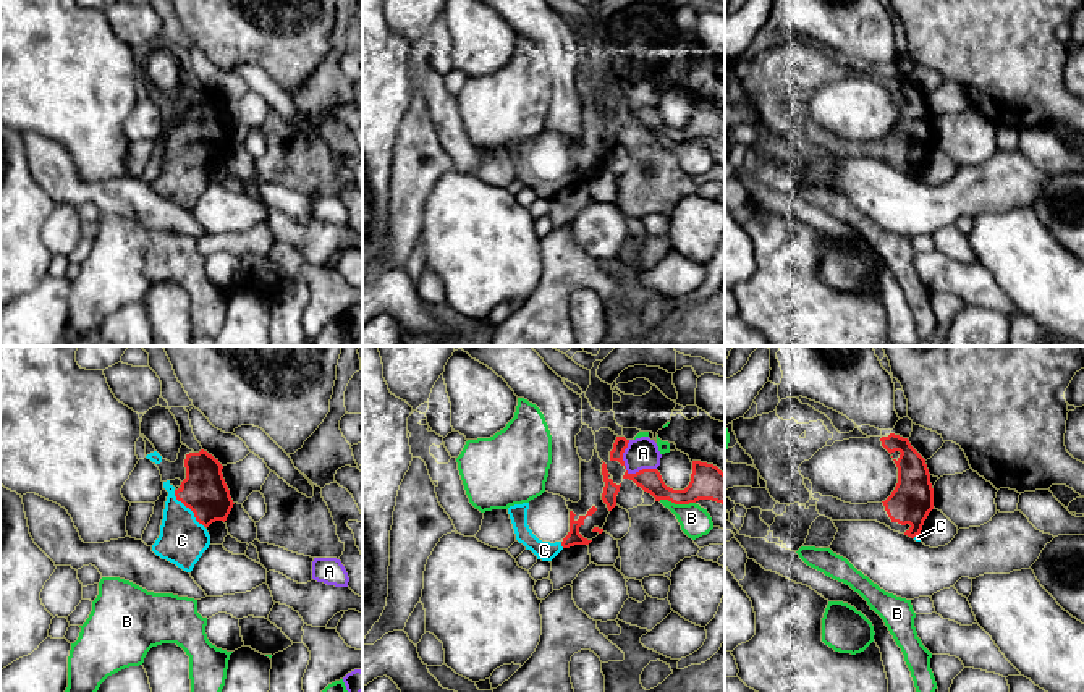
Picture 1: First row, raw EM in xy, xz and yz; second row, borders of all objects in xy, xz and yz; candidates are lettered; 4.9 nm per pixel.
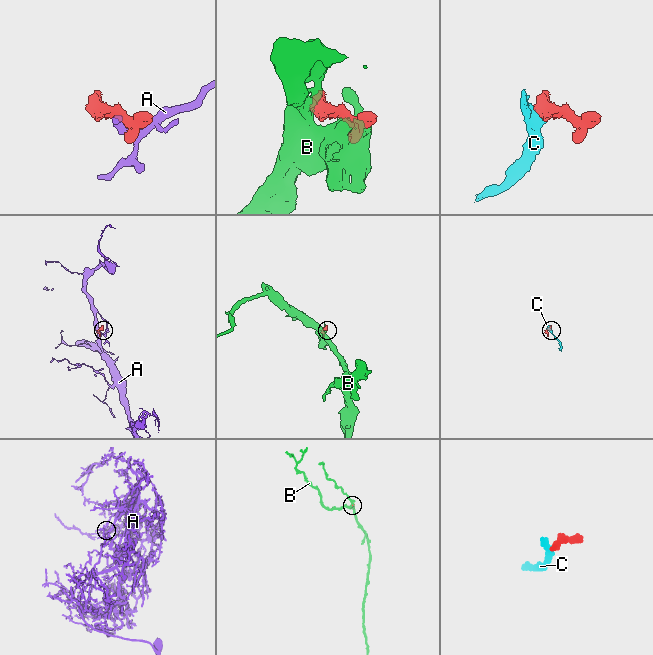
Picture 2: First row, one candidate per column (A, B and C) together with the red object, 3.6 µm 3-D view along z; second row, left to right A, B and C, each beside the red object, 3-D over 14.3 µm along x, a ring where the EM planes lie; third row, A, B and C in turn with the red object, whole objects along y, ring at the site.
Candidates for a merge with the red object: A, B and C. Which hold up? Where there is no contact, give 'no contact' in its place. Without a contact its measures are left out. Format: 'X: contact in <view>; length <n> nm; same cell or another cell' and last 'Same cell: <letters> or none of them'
A: contact in xz; length 200 nm; another cell
B: contact in xz; length 180 nm; another cell
C: contact in xy; length 240 nm; same cell
Same cell: C

